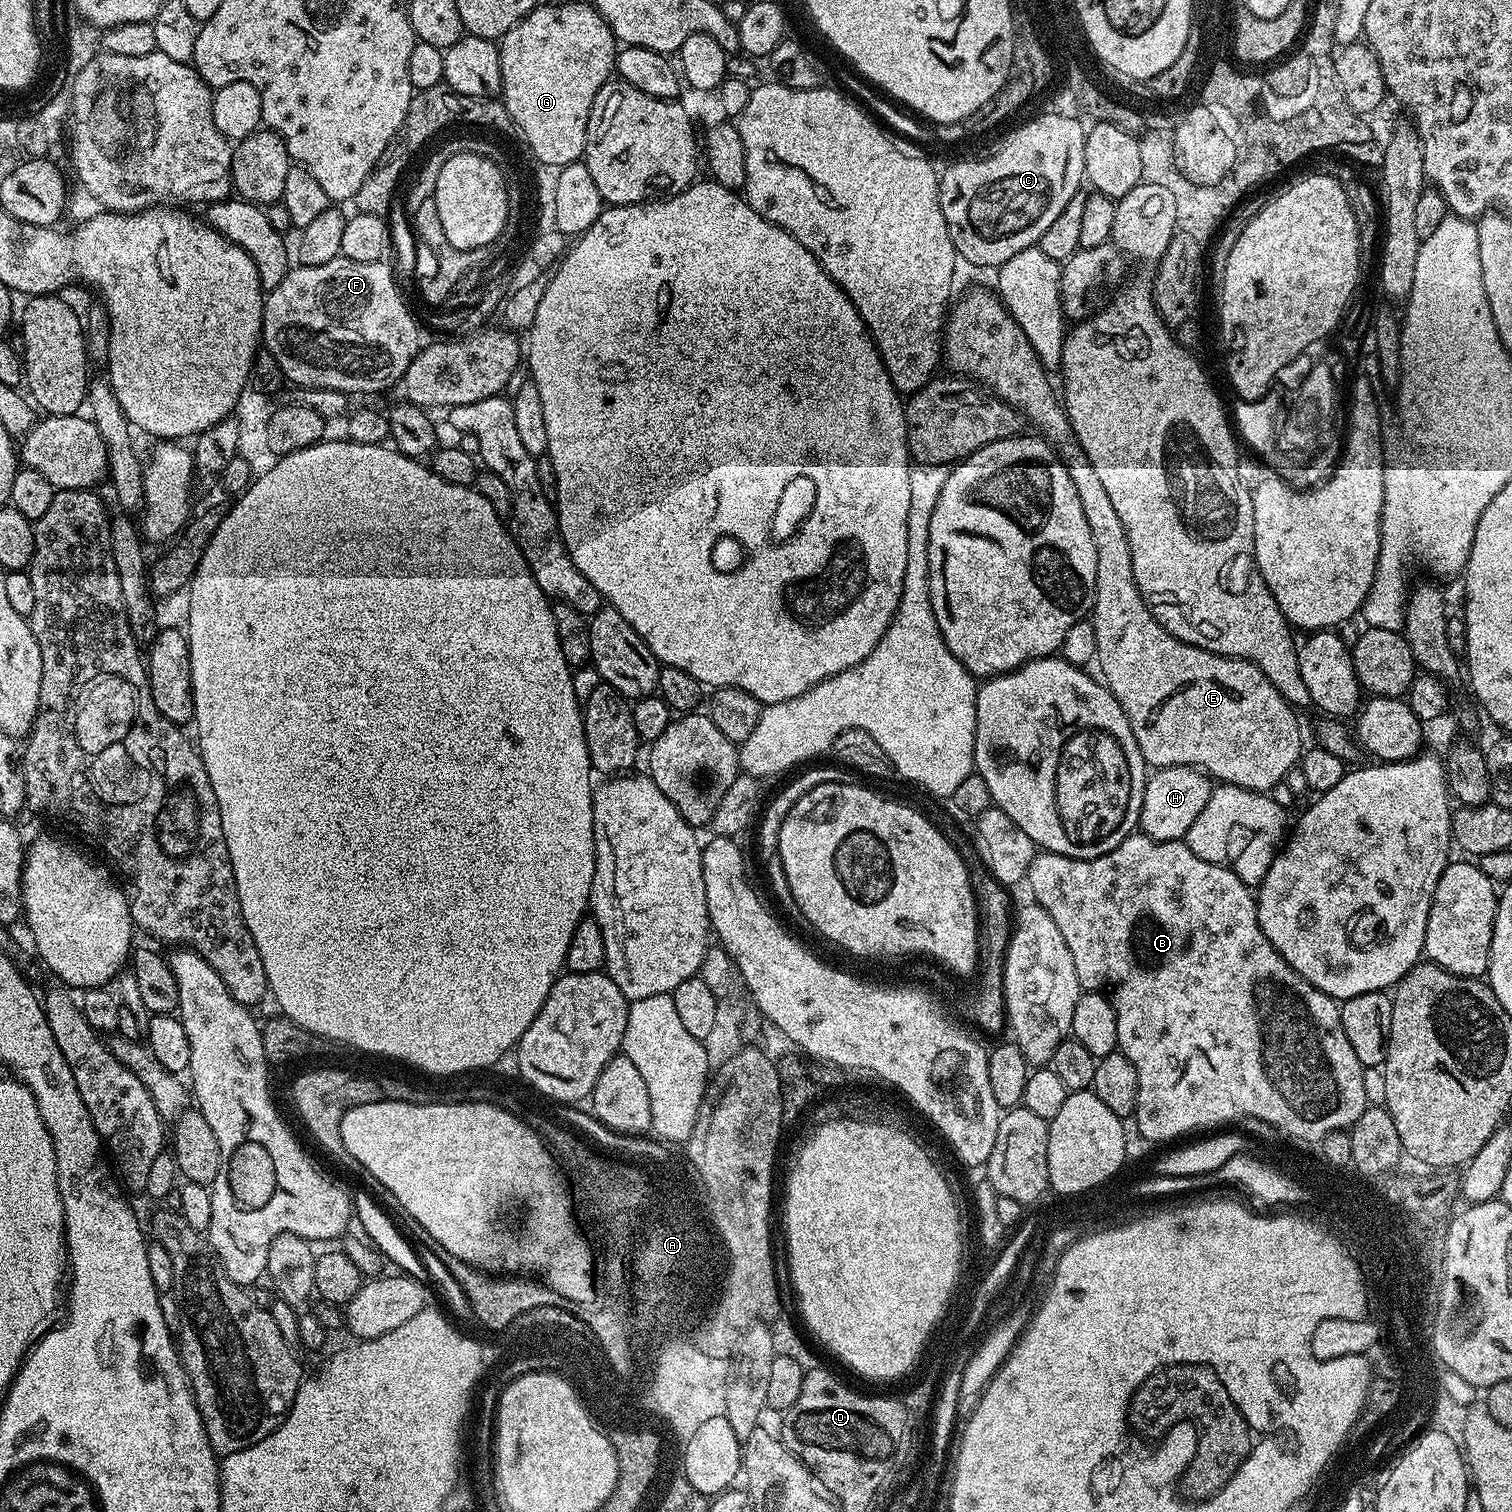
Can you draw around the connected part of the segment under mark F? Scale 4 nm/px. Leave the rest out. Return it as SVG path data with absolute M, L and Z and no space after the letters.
M345 256L334 258L322 266L296 266L278 282L278 286L272 292L267 293L264 301L264 326L262 329L262 344L270 354L277 360L278 366L283 372L283 379L300 384L301 389L305 388L329 388L339 392L355 394L355 392L380 392L383 388L391 389L396 381L406 374L406 366L415 358L421 350L420 328L416 325L416 320L412 317L412 312L408 309L408 304L404 301L404 296L400 293L400 288L396 285L396 276L388 269L389 265L384 262L354 262Z

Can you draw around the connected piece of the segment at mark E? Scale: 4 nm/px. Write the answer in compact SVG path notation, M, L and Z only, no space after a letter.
M976 288L958 300L946 317L946 327L942 333L942 356L946 364L957 368L960 371L957 373L979 382L1007 404L1014 405L1025 421L1033 424L1036 427L1033 429L1056 449L1056 455L1068 467L1070 478L1074 478L1074 488L1078 490L1078 498L1082 498L1090 534L1094 534L1094 550L1098 550L1096 597L1090 613L1098 637L1095 663L1100 664L1099 675L1103 683L1107 684L1114 698L1118 698L1130 722L1130 730L1134 730L1134 738L1138 738L1138 750L1142 750L1145 765L1153 769L1170 766L1198 768L1221 784L1233 784L1251 792L1271 793L1272 788L1283 781L1287 771L1298 764L1302 755L1297 709L1268 681L1262 669L1249 660L1235 660L1233 656L1219 656L1198 646L1190 646L1171 636L1156 621L1134 580L1126 526L1122 526L1094 466L1090 466L1090 458L1086 458L1082 446L1076 441L1063 403L1057 393L1056 396L1052 393L1052 384L1048 381L1049 369L1039 360L1026 334L995 291Z

